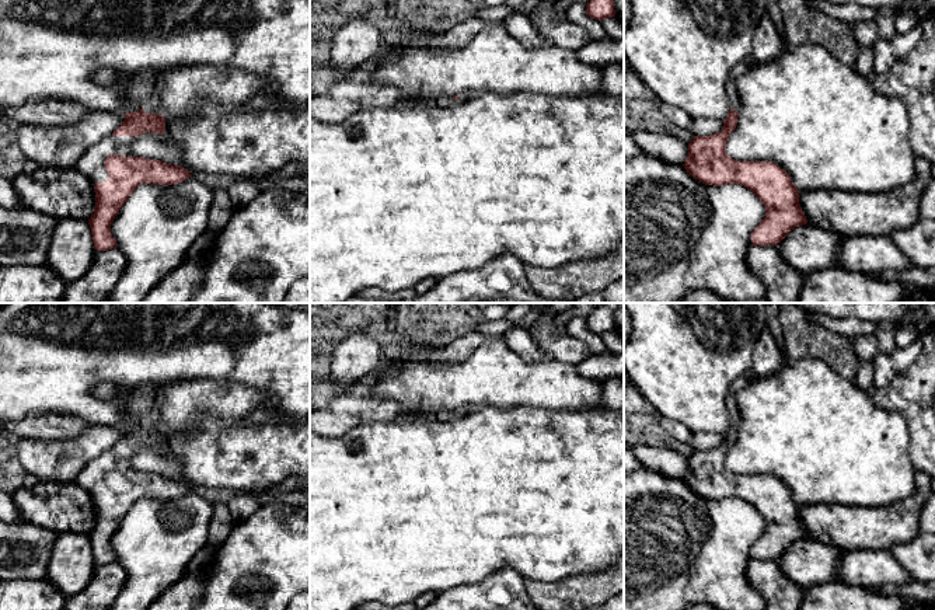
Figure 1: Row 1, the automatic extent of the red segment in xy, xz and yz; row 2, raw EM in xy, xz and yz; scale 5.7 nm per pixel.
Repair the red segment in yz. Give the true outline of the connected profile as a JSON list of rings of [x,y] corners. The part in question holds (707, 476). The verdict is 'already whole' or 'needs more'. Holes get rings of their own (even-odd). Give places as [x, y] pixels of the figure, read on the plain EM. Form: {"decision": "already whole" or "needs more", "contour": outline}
{"decision": "needs more", "contour": [[[751,372],[736,379],[726,395],[729,428],[721,446],[694,450],[683,478],[687,487],[705,499],[739,498],[750,503],[765,520],[765,531],[751,547],[751,560],[777,560],[791,544],[807,537],[799,517],[799,503],[789,488],[772,475],[737,475],[726,468],[726,457],[737,440],[740,412],[737,393],[758,379]]]}

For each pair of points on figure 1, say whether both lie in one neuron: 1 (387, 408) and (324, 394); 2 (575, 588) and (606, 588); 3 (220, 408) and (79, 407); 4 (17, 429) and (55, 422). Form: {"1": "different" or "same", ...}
{"1": "different", "2": "same", "3": "different", "4": "same"}

